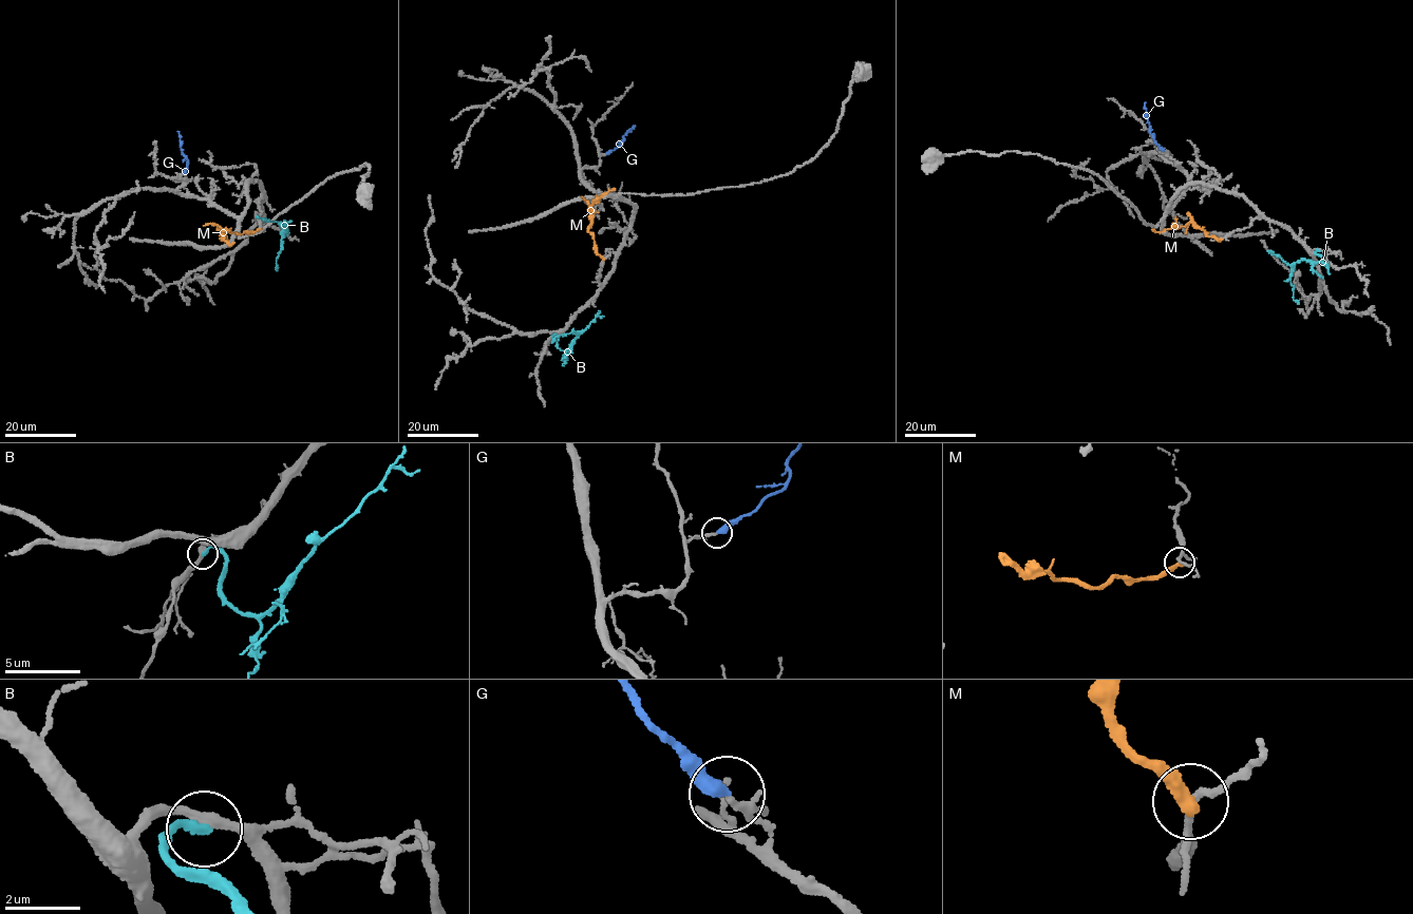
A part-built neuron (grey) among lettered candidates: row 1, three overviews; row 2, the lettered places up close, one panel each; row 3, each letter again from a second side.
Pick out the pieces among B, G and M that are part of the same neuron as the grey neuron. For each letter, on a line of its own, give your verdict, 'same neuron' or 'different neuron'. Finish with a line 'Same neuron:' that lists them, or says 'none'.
B: different neuron
G: same neuron
M: different neuron
Same neuron: G

